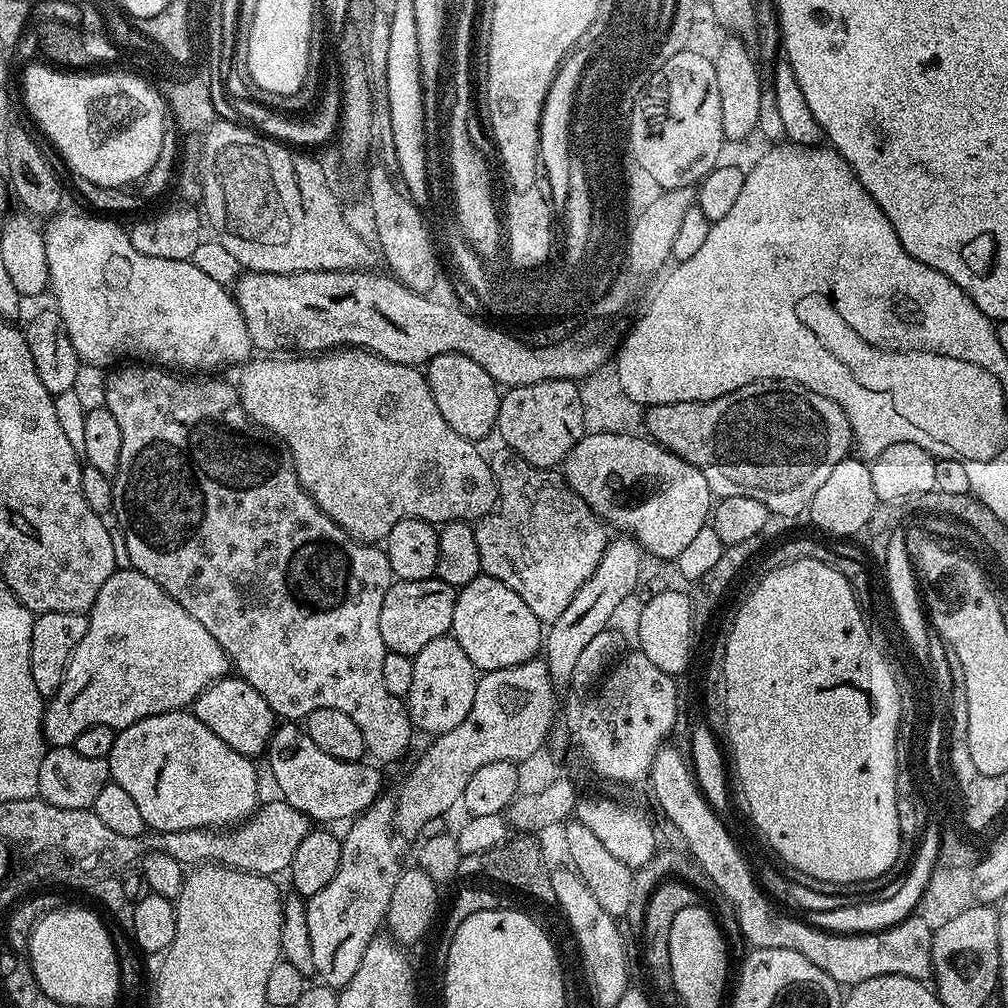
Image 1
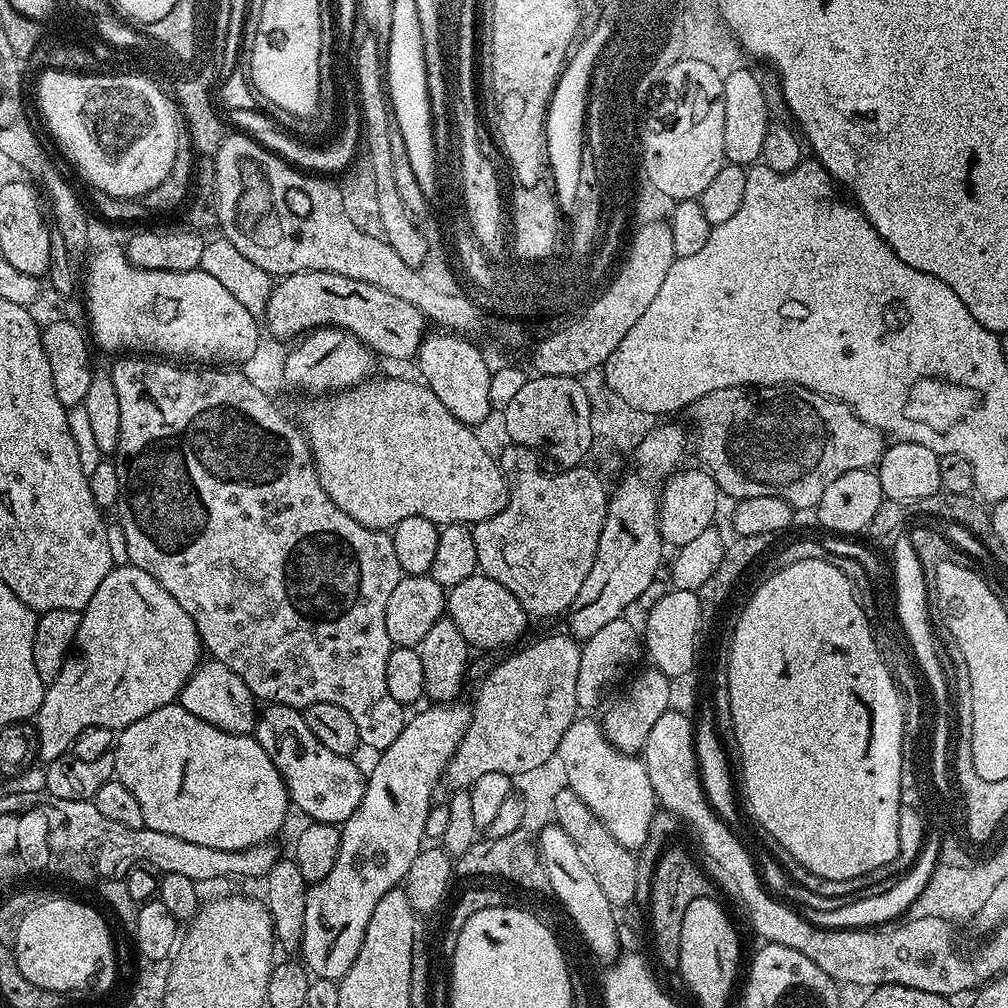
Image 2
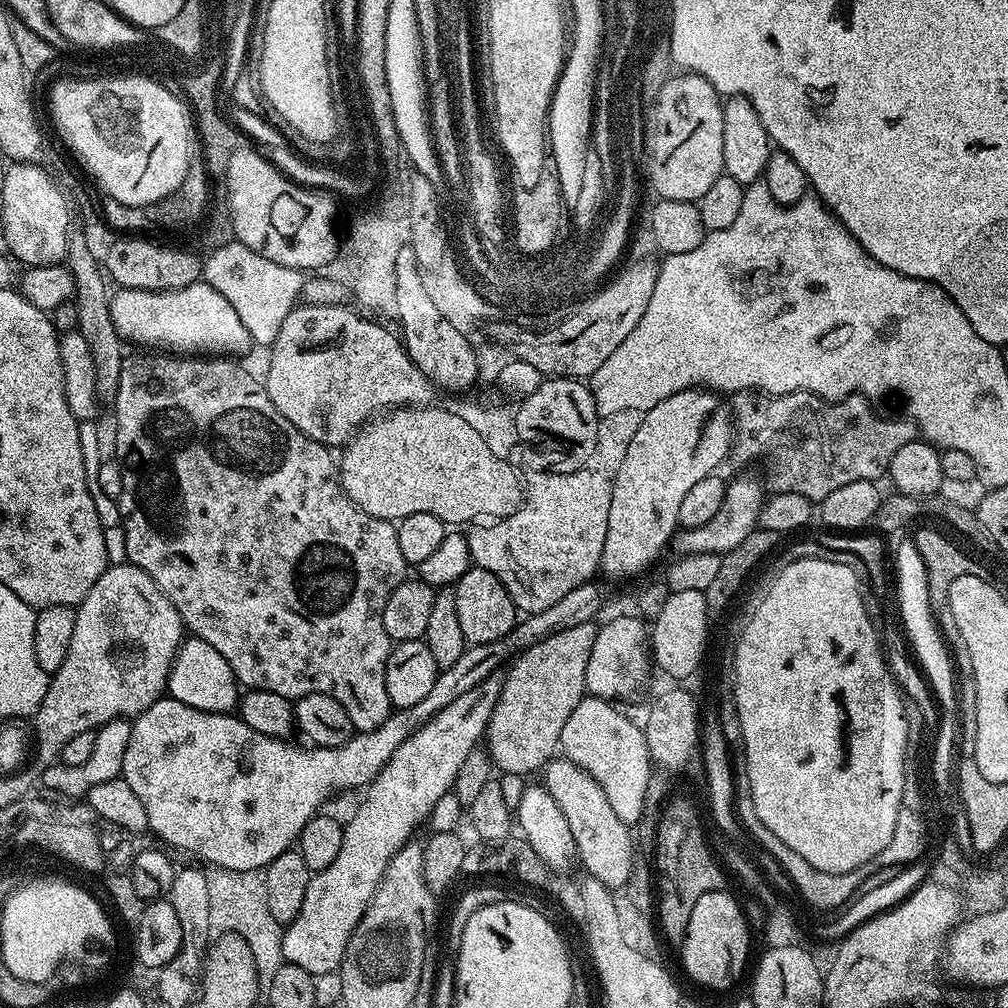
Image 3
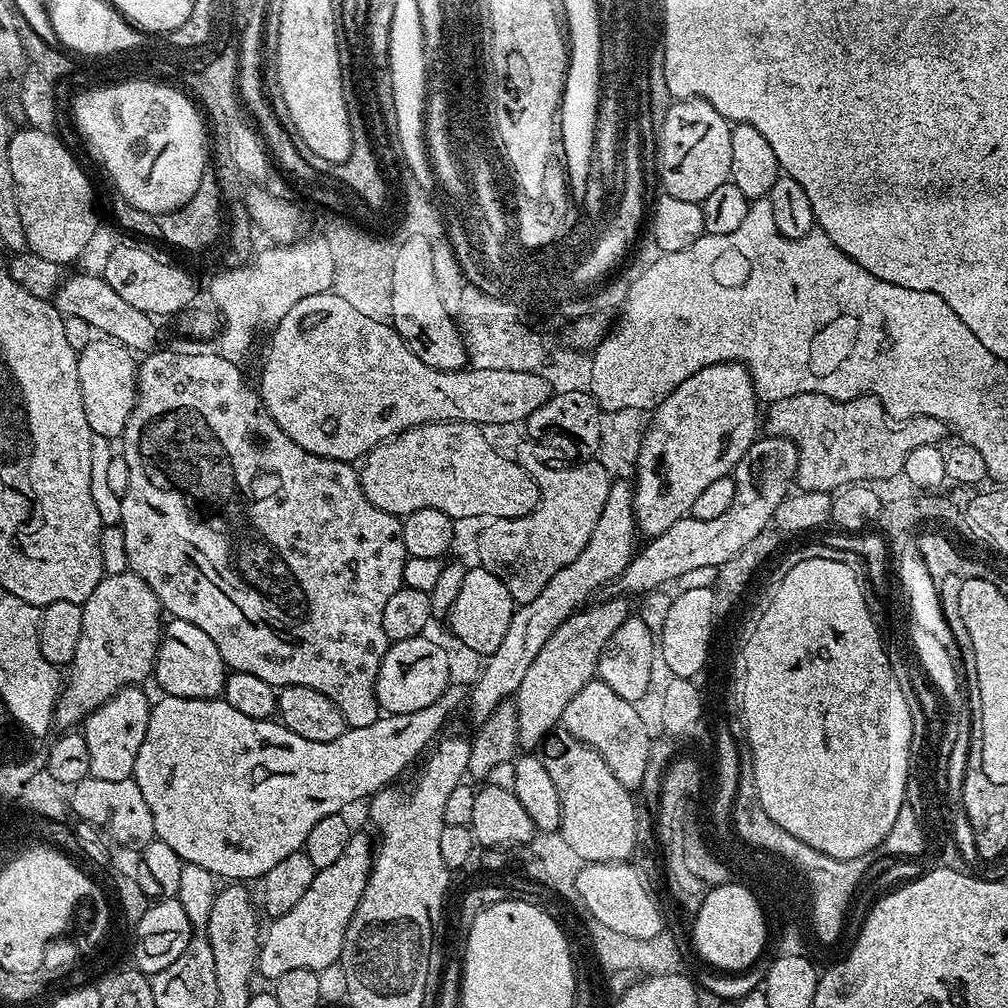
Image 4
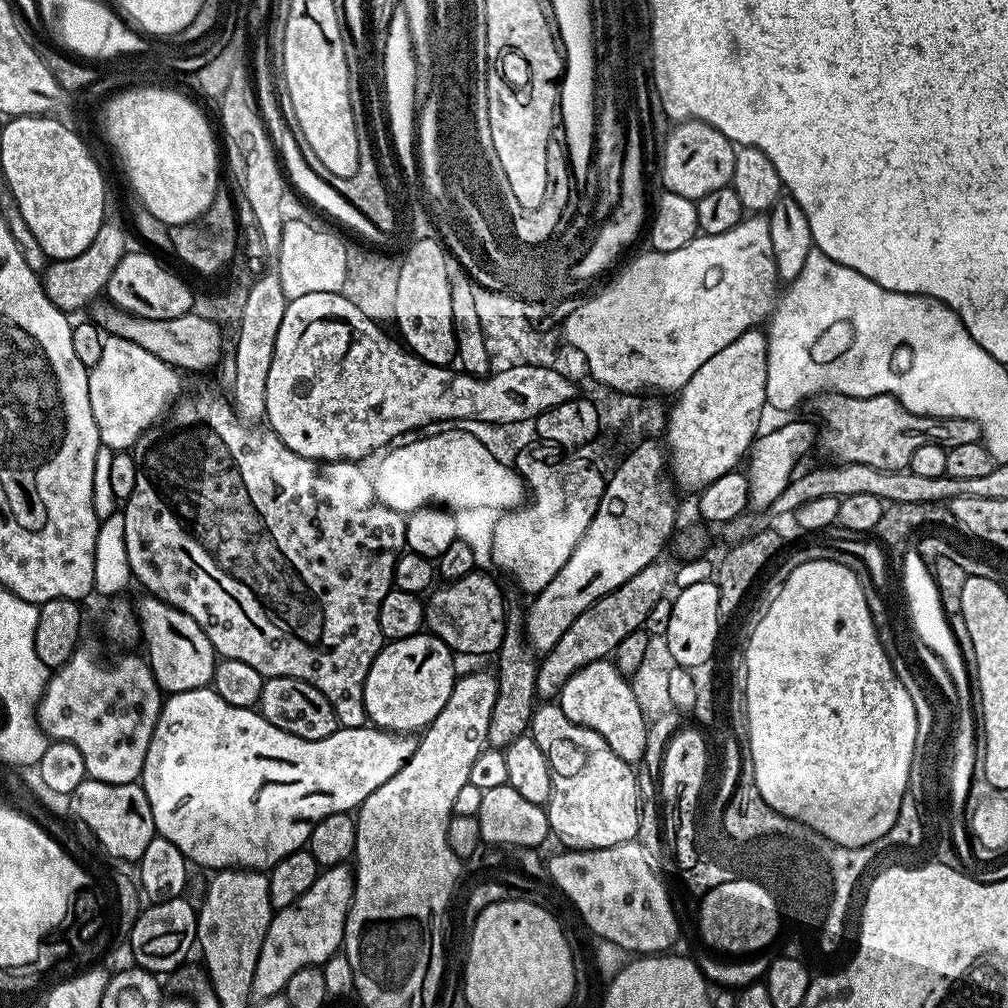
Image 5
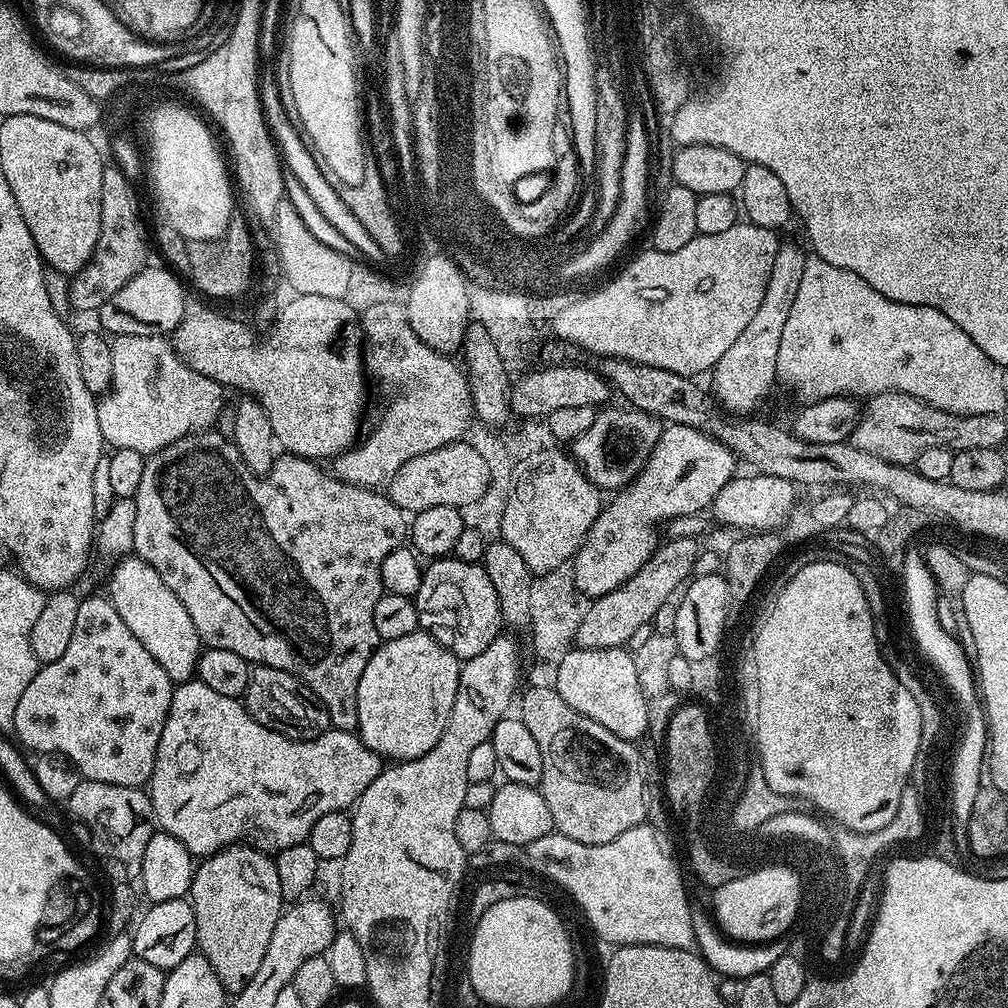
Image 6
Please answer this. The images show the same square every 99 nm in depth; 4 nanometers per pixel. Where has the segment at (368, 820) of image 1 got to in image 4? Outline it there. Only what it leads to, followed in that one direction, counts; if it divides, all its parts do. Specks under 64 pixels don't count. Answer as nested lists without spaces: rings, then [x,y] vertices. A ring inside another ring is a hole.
[[[613,479],[606,506],[602,506],[602,515],[598,517],[598,526],[594,526],[594,534],[590,534],[590,542],[586,542],[582,554],[578,554],[578,558],[574,558],[570,566],[558,570],[558,574],[554,574],[554,578],[550,578],[550,582],[542,586],[538,598],[519,605],[513,611],[502,643],[498,645],[496,652],[487,657],[485,664],[488,665],[481,670],[472,692],[470,688],[467,693],[466,708],[468,704],[473,725],[485,722],[500,703],[515,694],[518,686],[522,686],[522,677],[526,675],[526,670],[530,670],[530,662],[534,662],[534,658],[538,658],[538,650],[546,646],[546,638],[550,638],[550,634],[554,634],[554,630],[562,626],[566,618],[570,618],[591,601],[592,592],[599,593],[605,584],[619,578],[622,570],[626,570],[626,566],[636,555],[638,529],[636,515],[632,509],[633,485],[624,480],[626,479]],[[360,830],[353,831],[350,842],[346,842],[346,850],[342,850],[341,856],[331,866],[319,869],[314,882],[306,886],[306,894],[286,914],[275,917],[272,924],[267,925],[260,942],[260,955],[258,957],[259,975],[264,975],[268,982],[275,982],[286,970],[298,970],[299,968],[312,968],[320,972],[326,966],[337,963],[340,959],[340,951],[346,938],[346,930],[352,921],[354,910],[358,910],[358,902],[366,890],[368,875],[372,869],[374,855],[373,841],[368,841],[368,836]]]

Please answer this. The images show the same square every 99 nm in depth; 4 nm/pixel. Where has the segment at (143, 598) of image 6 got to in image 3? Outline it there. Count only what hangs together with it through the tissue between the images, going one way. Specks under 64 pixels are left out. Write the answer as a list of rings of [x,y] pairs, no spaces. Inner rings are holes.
[[[189,635],[176,652],[166,692],[171,699],[186,702],[186,706],[194,710],[232,714],[237,711],[242,688],[234,670],[230,670],[230,662],[226,662],[226,658],[222,658],[222,654],[218,654],[210,642],[202,642],[198,637]]]

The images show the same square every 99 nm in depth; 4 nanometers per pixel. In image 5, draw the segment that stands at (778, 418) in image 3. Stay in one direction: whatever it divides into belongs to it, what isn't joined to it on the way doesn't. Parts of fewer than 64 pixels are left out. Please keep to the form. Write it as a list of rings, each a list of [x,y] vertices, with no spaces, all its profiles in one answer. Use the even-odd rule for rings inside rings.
[[[824,394],[819,397],[818,403],[819,447],[824,447],[833,456],[832,460],[840,464],[861,463],[880,471],[894,472],[908,468],[918,446],[942,444],[953,448],[982,440],[978,422],[970,418],[919,416],[903,408],[892,396],[854,398]]]

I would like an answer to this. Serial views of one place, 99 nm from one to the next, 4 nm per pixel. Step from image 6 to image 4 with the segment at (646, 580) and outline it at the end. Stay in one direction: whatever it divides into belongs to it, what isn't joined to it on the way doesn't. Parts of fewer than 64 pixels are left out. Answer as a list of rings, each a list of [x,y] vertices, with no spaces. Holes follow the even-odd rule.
[[[608,598],[605,604],[591,603],[583,610],[579,610],[562,626],[546,638],[546,646],[538,650],[538,658],[530,662],[530,670],[522,677],[522,686],[514,694],[514,703],[517,710],[517,738],[519,747],[524,750],[541,743],[563,721],[566,702],[582,690],[591,680],[597,679],[599,656],[607,644],[607,640],[630,615],[629,601],[624,598]]]

